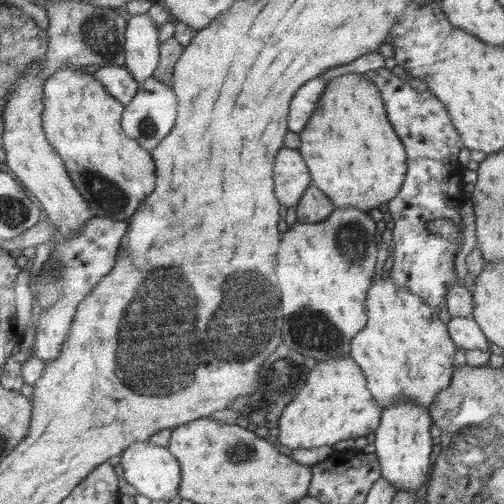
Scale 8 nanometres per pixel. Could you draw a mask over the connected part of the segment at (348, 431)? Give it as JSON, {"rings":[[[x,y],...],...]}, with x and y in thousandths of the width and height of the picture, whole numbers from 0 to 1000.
{"rings":[[[696,708],[629,718],[605,750],[597,778],[562,810],[548,845],[548,883],[577,893],[659,885],[673,873],[736,861],[750,843],[754,810],[726,772],[726,754]]]}

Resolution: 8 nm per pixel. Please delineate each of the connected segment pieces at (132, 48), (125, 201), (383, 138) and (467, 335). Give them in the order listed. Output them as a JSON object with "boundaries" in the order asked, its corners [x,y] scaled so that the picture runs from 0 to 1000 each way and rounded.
{"boundaries":[[[[292,26],[264,30],[248,40],[250,135],[282,169],[304,155],[317,125],[315,58]]],[[[127,131],[87,163],[87,258],[97,286],[125,313],[137,351],[169,399],[177,403],[185,431],[226,433],[252,438],[280,405],[310,377],[312,325],[300,300],[280,292],[244,256],[242,238],[250,210],[236,202],[208,169],[187,149],[167,143],[163,133]]],[[[694,145],[657,155],[633,194],[633,210],[589,266],[595,276],[591,306],[609,333],[615,365],[653,393],[663,415],[700,413],[740,425],[748,409],[768,405],[792,381],[808,341],[800,288],[768,238],[748,173],[720,149]]],[[[891,629],[885,657],[905,688],[927,694],[968,694],[968,675],[958,667],[948,643],[937,631]]]]}

